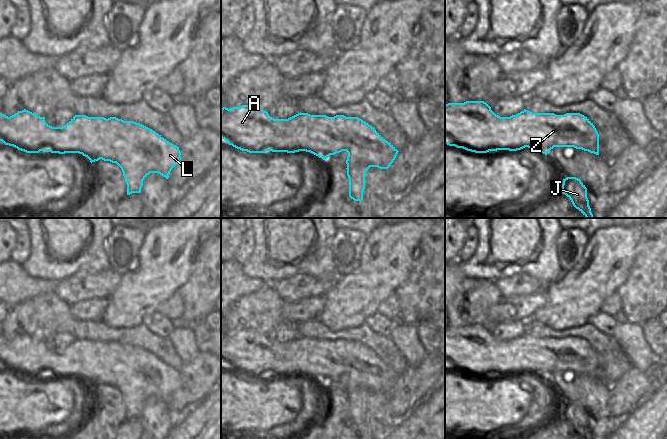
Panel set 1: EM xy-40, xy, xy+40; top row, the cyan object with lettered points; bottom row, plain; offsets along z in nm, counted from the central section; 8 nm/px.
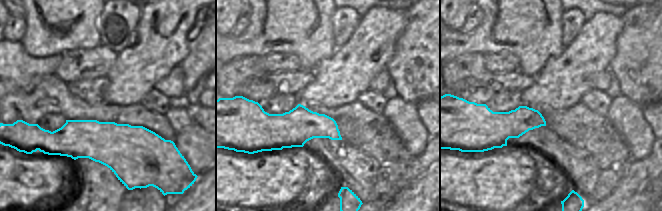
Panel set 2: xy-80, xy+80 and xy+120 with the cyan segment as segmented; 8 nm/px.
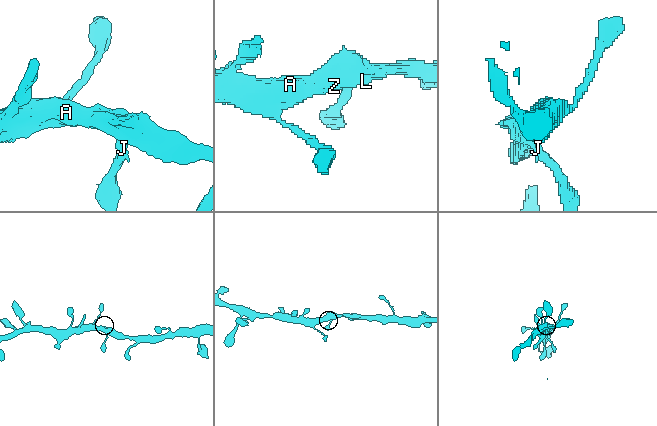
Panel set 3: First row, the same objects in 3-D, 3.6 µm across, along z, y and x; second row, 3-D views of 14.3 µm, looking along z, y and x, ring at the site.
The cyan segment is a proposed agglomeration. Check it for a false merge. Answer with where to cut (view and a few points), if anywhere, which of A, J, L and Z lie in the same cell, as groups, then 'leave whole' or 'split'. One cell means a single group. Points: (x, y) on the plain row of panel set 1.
cut none; groups A J L Z; leave whole

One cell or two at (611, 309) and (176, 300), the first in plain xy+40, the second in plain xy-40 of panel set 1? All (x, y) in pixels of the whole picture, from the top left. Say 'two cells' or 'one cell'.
one cell

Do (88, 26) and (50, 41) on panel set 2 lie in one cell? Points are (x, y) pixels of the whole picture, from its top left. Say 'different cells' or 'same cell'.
same cell

